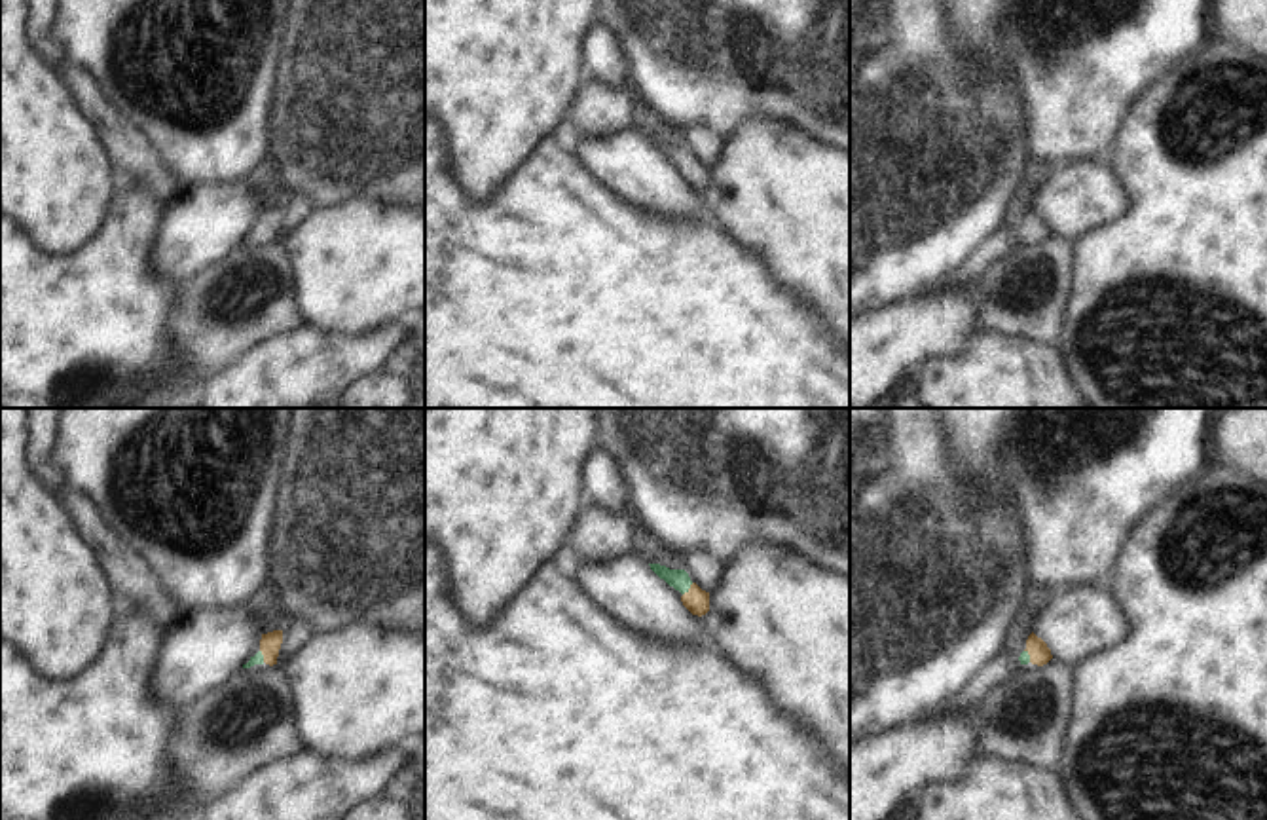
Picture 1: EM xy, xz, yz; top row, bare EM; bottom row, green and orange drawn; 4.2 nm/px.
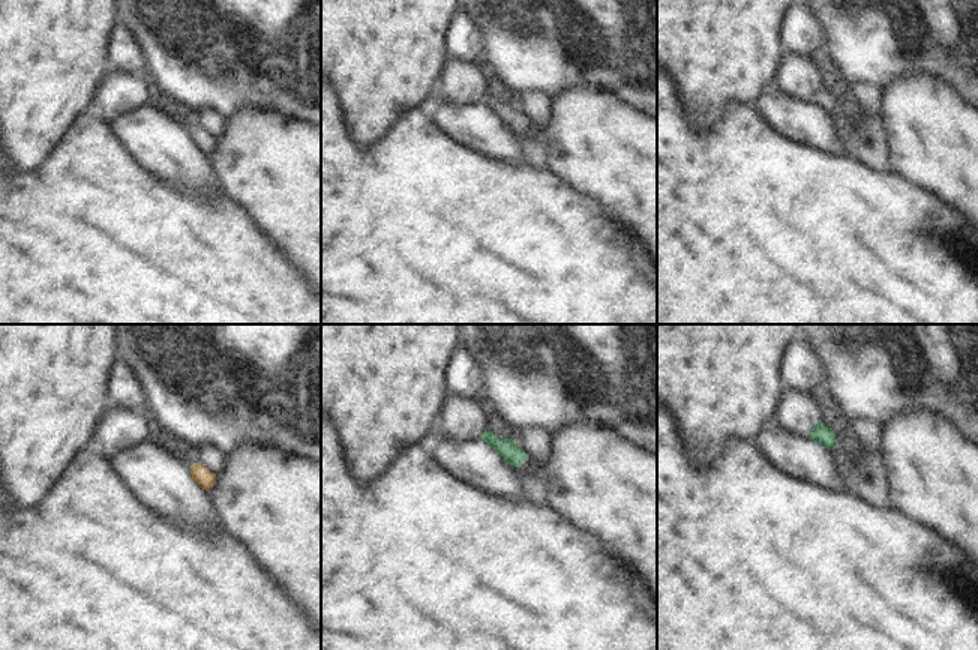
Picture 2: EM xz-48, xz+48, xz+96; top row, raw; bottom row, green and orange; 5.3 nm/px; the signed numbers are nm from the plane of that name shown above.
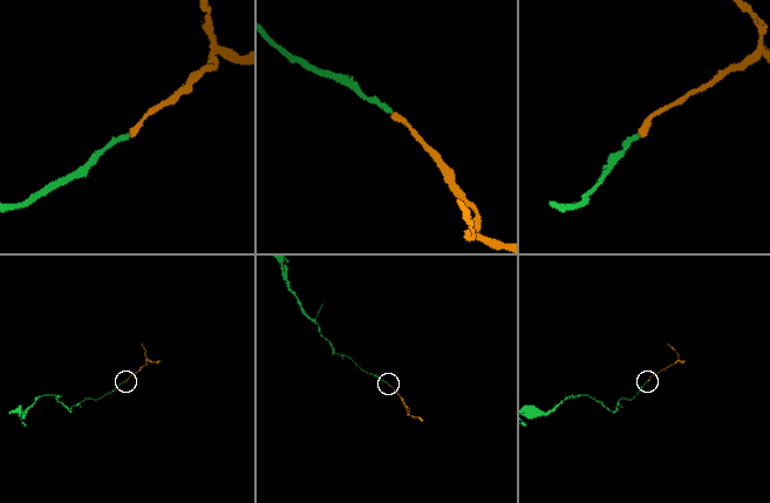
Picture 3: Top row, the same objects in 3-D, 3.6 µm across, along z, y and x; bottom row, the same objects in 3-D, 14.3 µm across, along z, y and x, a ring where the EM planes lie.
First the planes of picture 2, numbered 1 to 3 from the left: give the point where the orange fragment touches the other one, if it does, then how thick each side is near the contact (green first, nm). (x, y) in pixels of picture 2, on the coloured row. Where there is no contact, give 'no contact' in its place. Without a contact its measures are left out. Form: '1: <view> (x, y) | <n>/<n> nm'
1: no contact
2: no contact
3: no contact

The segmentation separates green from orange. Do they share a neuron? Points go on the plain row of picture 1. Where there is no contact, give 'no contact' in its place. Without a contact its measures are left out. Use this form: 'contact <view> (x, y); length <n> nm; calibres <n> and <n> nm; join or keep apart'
contact xz (689, 162); length 70 nm; calibres 90 and 110 nm; join

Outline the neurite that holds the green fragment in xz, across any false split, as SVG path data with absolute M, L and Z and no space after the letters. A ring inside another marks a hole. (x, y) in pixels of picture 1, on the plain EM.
M660 139L649 140L660 154L683 169L681 177L692 190L702 192L709 186L709 167L692 158L685 144L670 144Z

